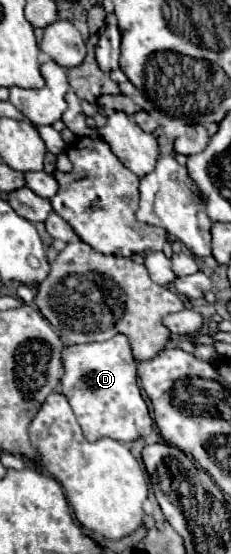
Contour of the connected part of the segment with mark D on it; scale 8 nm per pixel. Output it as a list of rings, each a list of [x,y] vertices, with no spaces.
[[[115,335],[103,343],[69,345],[63,349],[63,377],[61,393],[67,397],[73,413],[83,429],[85,439],[97,441],[111,437],[123,443],[147,437],[153,431],[149,407],[137,383],[137,361],[125,335]]]

